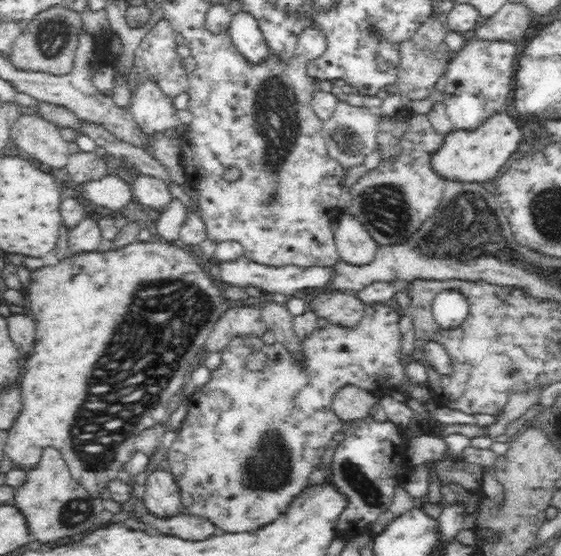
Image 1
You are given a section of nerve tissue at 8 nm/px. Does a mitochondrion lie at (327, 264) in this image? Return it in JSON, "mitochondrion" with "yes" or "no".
{"mitochondrion":"no"}

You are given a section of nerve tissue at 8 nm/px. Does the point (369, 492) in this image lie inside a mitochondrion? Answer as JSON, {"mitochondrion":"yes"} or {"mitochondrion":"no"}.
{"mitochondrion":"yes"}

